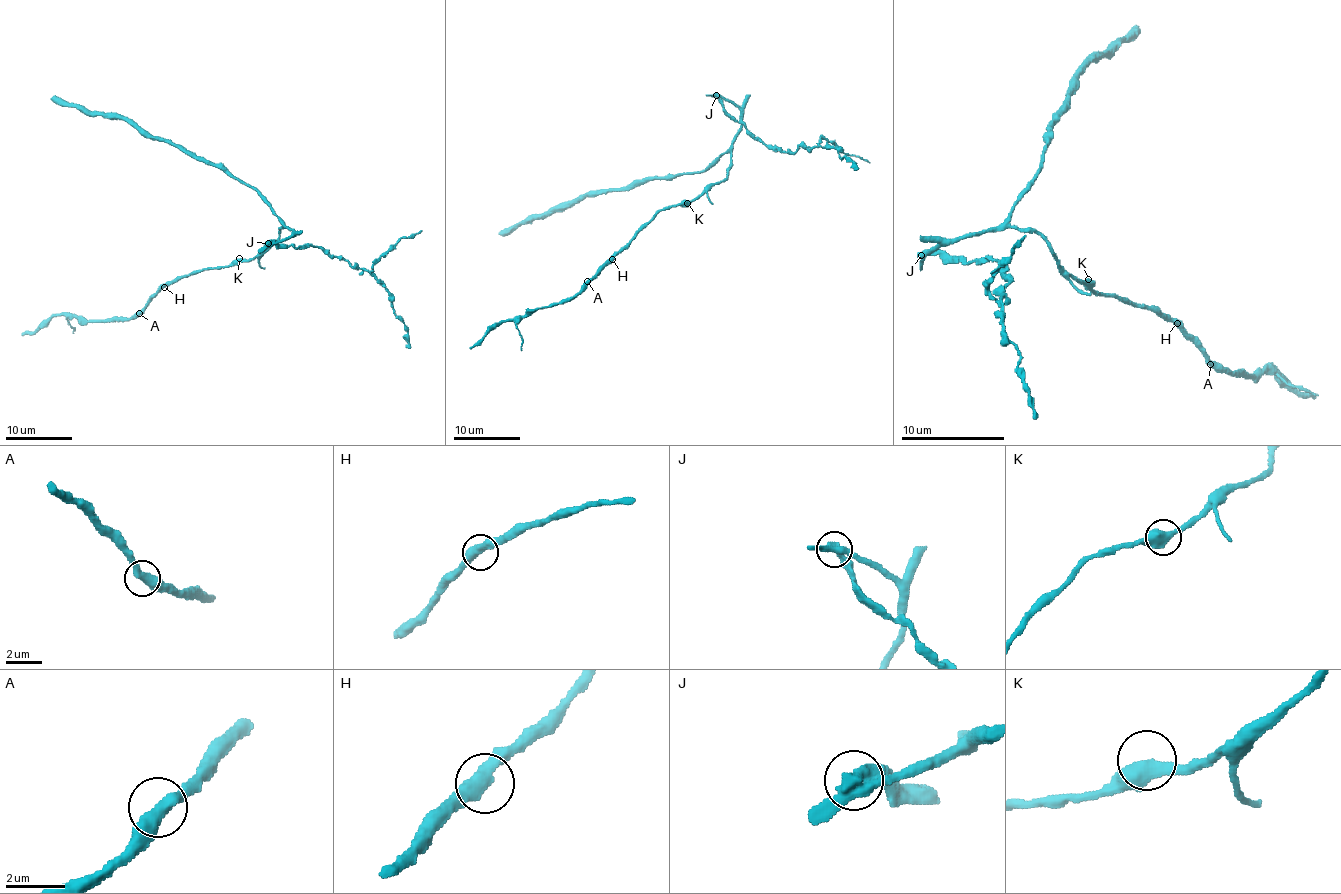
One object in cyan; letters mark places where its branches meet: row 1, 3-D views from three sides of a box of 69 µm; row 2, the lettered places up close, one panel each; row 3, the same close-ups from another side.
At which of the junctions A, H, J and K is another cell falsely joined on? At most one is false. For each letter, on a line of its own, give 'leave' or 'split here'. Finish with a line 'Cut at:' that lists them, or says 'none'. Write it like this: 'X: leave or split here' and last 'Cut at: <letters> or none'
A: leave
H: leave
J: split here
K: leave
Cut at: J

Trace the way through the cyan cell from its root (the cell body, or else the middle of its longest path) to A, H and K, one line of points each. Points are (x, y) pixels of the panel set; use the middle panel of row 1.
A: (722, 181), (709, 184), (690, 201), (660, 209), (587, 281)
H: (722, 181), (709, 184), (690, 201), (665, 206), (612, 259)
K: (722, 181), (709, 184), (687, 203)

